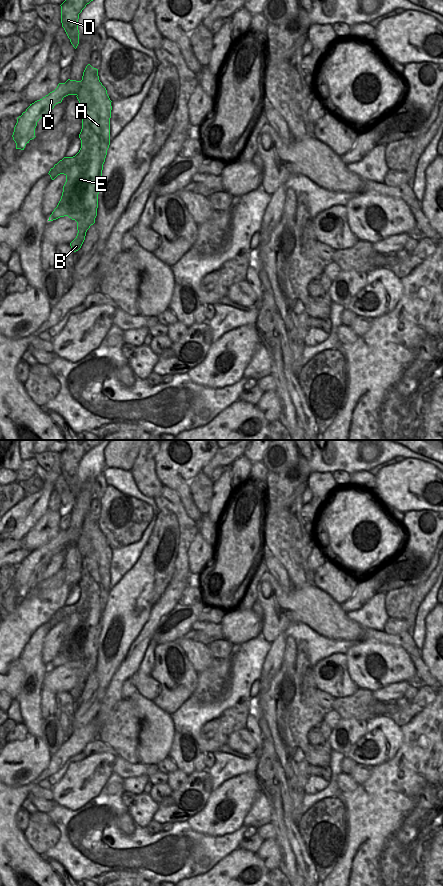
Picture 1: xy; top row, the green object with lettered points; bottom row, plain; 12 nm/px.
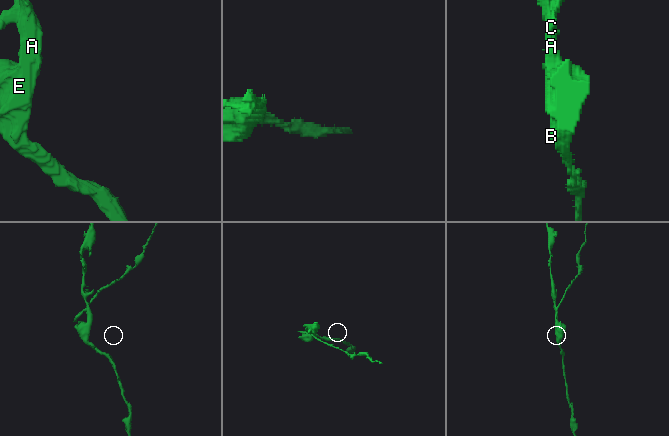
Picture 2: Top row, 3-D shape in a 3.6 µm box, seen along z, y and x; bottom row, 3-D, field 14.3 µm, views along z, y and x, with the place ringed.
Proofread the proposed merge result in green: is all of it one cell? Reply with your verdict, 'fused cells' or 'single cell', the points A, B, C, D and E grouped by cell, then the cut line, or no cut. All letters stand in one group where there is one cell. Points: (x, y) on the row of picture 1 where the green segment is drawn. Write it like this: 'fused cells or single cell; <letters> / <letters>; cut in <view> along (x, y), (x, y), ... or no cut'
fused cells; A B D E / C; cut in xy along (81, 81), (81, 87), (76, 94)

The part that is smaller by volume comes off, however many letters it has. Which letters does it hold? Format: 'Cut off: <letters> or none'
Cut off: C

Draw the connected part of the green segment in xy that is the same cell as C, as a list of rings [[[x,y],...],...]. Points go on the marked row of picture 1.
[[[68,79],[65,83],[59,83],[57,88],[40,100],[30,104],[25,112],[17,118],[14,127],[13,140],[16,149],[24,150],[27,143],[34,139],[37,122],[47,116],[54,106],[61,103],[68,95],[77,95],[82,86],[81,81]]]

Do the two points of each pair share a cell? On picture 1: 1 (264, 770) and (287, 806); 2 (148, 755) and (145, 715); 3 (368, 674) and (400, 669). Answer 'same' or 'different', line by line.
1: same
2: same
3: same

